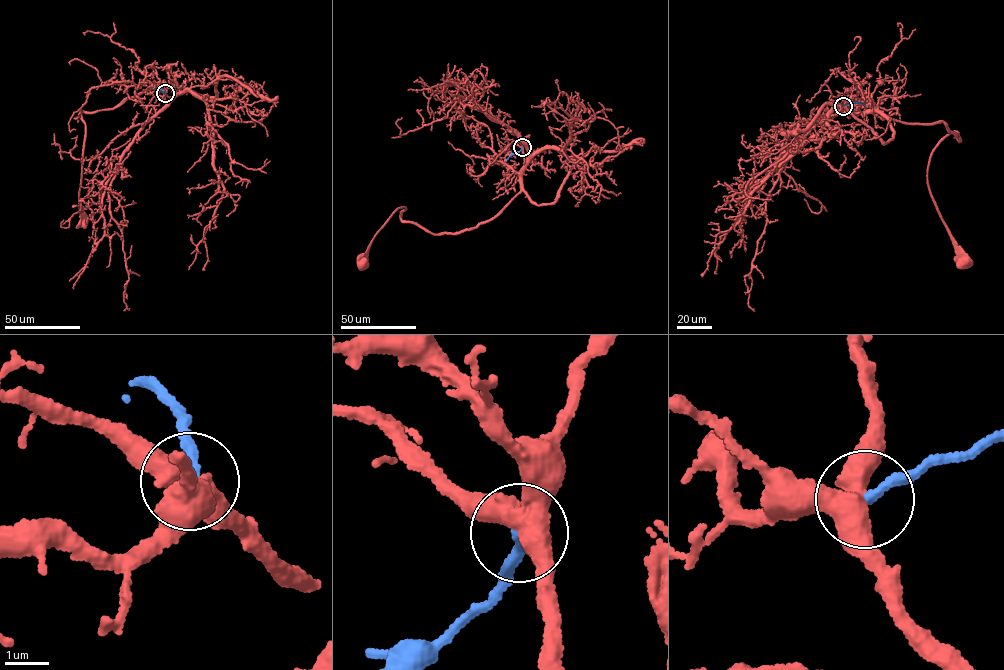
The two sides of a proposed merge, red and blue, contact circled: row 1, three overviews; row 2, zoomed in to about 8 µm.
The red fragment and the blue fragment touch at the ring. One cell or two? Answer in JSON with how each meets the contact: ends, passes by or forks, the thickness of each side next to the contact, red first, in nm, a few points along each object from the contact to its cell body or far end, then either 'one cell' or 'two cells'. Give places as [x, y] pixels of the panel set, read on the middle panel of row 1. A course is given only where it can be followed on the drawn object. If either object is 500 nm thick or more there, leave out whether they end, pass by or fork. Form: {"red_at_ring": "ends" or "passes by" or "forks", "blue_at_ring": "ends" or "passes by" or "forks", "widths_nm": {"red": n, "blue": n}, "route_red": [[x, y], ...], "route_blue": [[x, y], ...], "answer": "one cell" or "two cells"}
{"red_at_ring": "forks", "blue_at_ring": "ends", "widths_nm": {"red": 480, "blue": 240}, "route_red": [[522, 148], [520, 192], [493, 217], [434, 234], [402, 221], [405, 209], [398, 208], [374, 236], [363, 264]], "route_blue": [[522, 148], [506, 161]], "answer": "two cells"}

